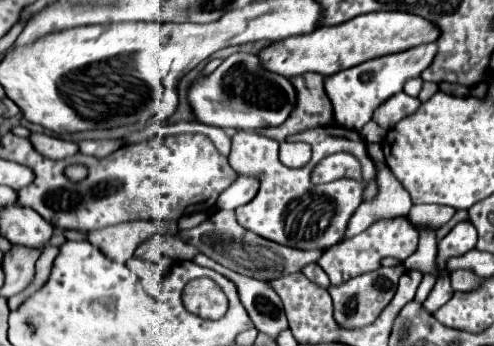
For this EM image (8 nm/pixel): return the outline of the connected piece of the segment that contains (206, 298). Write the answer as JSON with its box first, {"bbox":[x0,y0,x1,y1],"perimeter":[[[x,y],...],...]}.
{"bbox":[183,278,227,320],"perimeter":[[[209,278],[193,280],[183,290],[183,306],[201,318],[217,320],[227,310],[227,300],[223,290]]]}

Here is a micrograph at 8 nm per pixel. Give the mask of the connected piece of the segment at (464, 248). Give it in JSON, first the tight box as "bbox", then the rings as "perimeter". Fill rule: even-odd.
{"bbox":[437,220,477,270],"perimeter":[[[465,220],[459,222],[439,244],[437,244],[437,270],[447,268],[447,260],[453,256],[463,256],[465,252],[473,250],[477,244],[477,230],[475,226]]]}

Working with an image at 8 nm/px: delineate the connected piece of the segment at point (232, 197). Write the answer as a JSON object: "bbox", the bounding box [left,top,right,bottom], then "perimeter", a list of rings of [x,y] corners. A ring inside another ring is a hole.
{"bbox":[217,176,259,208],"perimeter":[[[239,176],[231,188],[223,190],[219,200],[217,200],[217,208],[239,208],[247,202],[251,202],[255,198],[259,190],[259,182],[253,178],[245,178]]]}

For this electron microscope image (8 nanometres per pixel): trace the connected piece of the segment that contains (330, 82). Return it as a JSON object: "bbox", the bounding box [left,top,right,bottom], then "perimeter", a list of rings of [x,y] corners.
{"bbox":[325,42,437,132],"perimeter":[[[429,42],[429,44],[421,44],[413,50],[405,50],[405,52],[393,54],[393,56],[381,56],[381,58],[369,60],[361,66],[347,68],[347,70],[341,70],[333,76],[327,76],[325,78],[325,92],[331,100],[333,116],[335,116],[337,124],[359,132],[371,120],[377,106],[381,106],[393,94],[401,92],[403,84],[409,78],[421,76],[421,72],[431,66],[435,56],[437,56],[437,44]]]}

